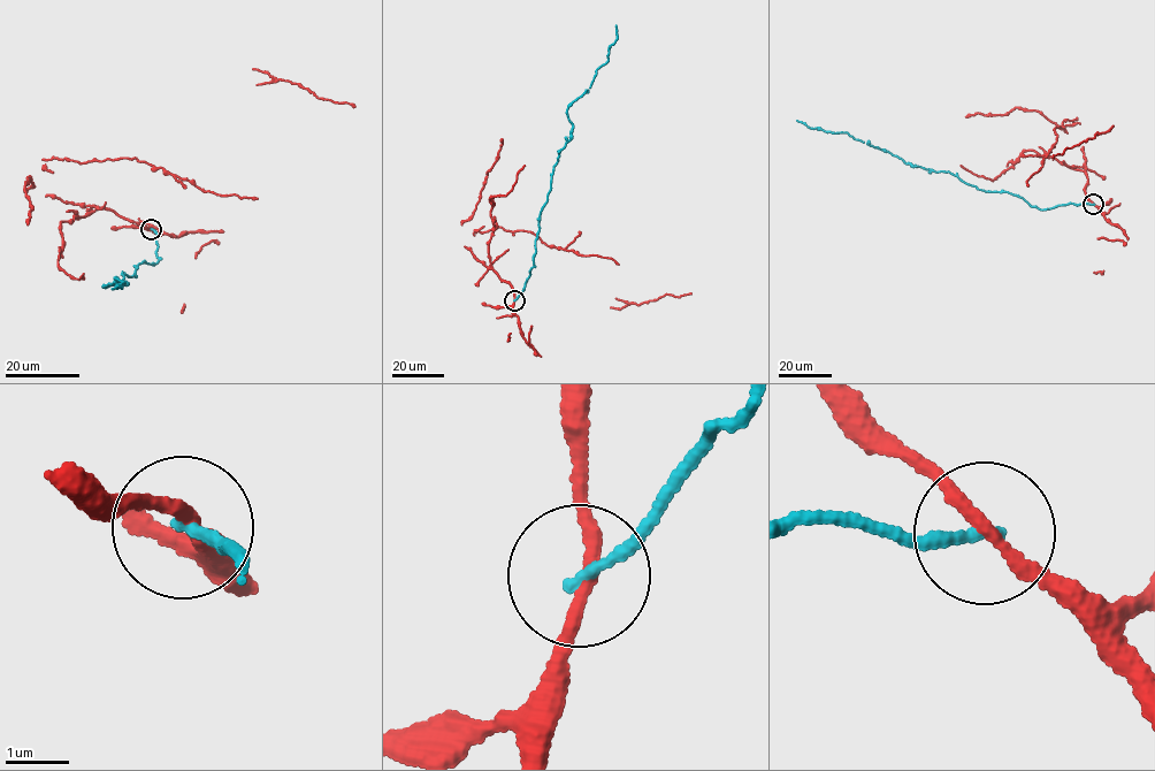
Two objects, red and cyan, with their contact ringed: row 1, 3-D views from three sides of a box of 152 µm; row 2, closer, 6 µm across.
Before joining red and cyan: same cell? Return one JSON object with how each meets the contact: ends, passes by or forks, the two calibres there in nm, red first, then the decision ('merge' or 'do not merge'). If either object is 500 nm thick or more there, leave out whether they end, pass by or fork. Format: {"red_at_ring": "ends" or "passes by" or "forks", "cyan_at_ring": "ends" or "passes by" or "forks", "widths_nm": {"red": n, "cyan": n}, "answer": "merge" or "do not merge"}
{"red_at_ring": "passes by", "cyan_at_ring": "ends", "widths_nm": {"red": 200, "cyan": 180}, "answer": "do not merge"}

